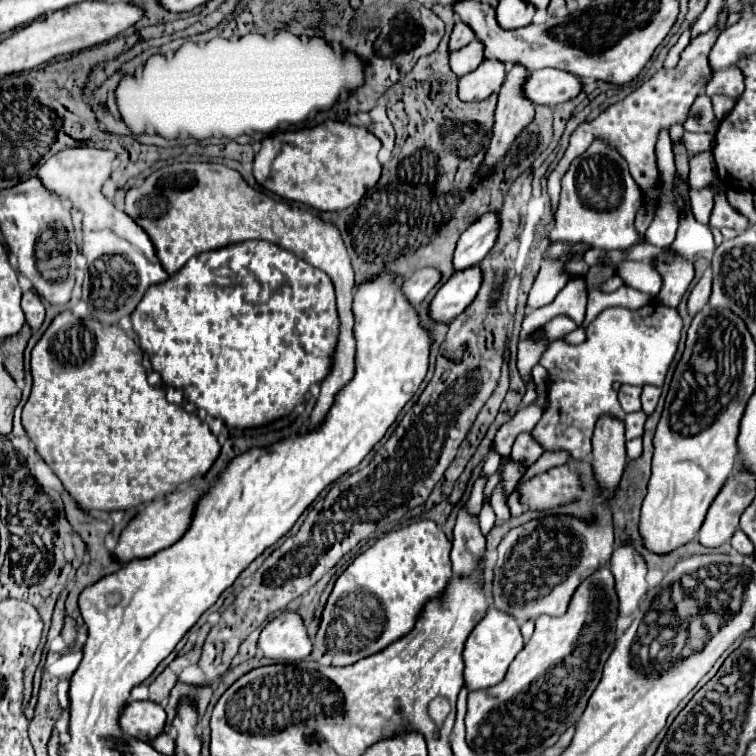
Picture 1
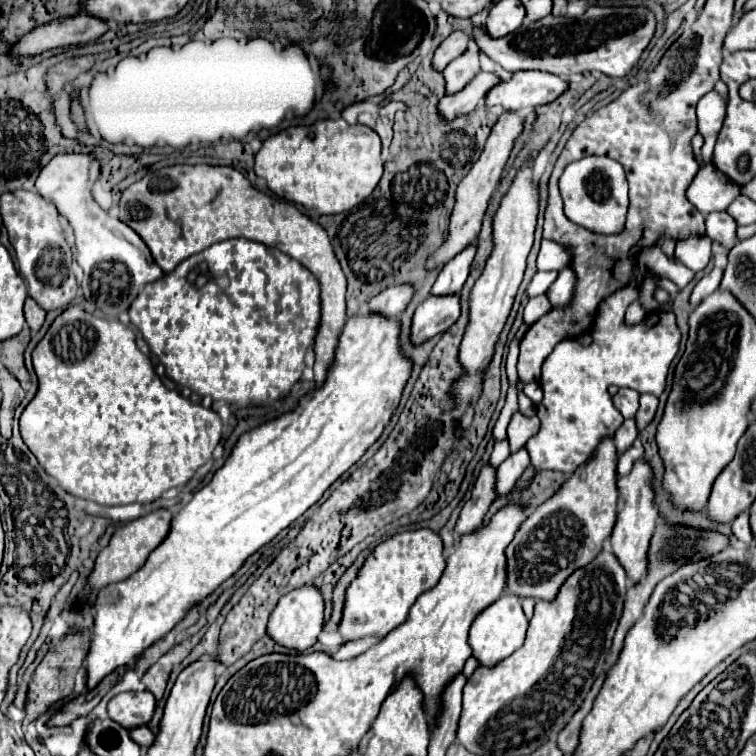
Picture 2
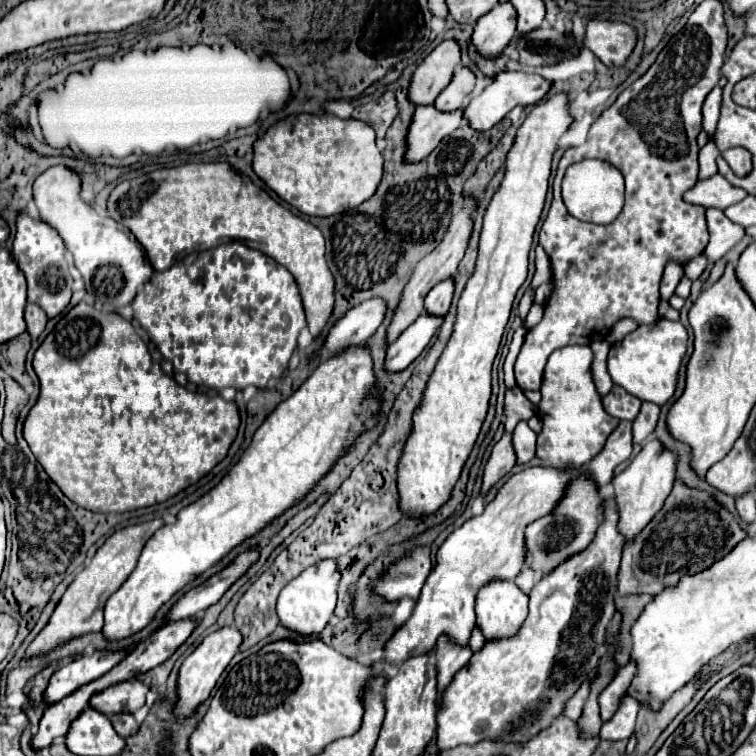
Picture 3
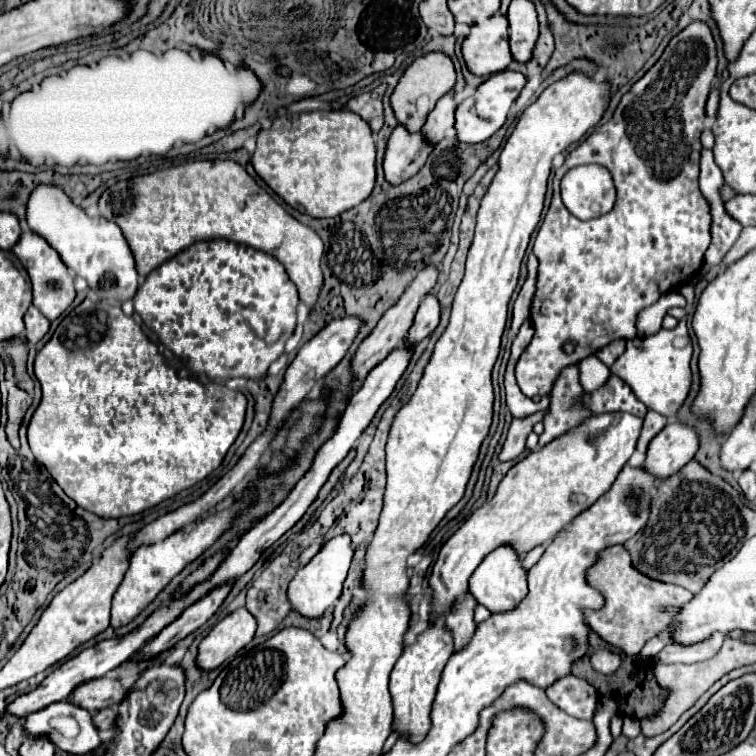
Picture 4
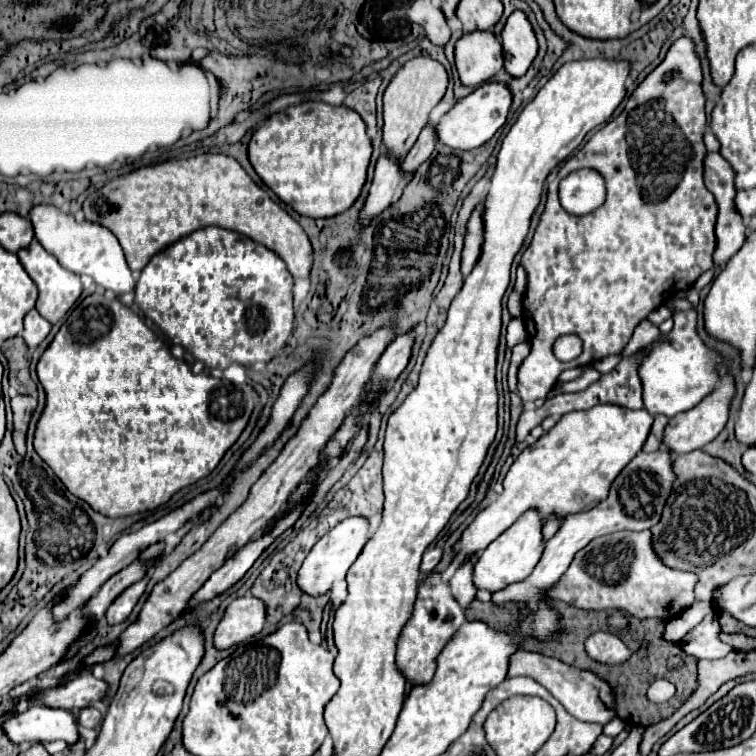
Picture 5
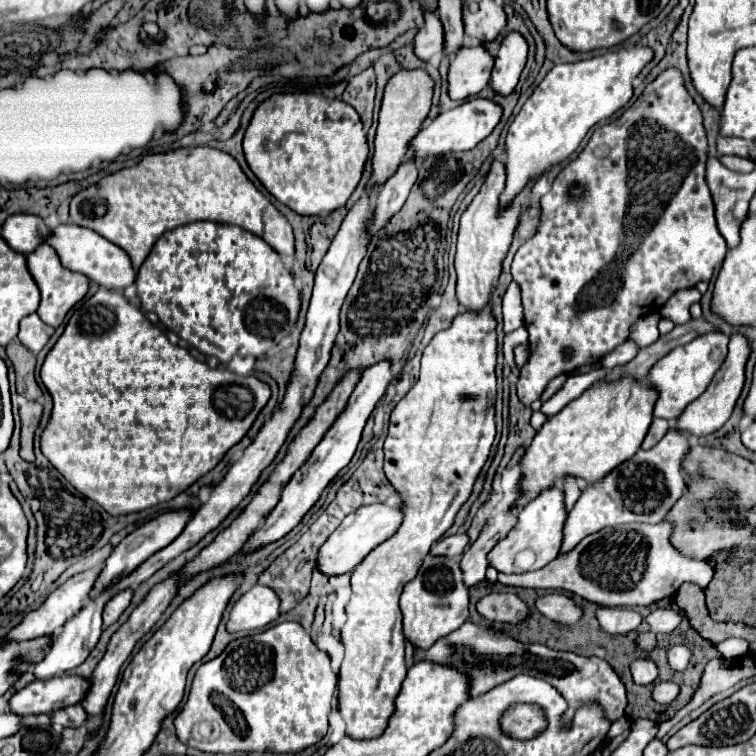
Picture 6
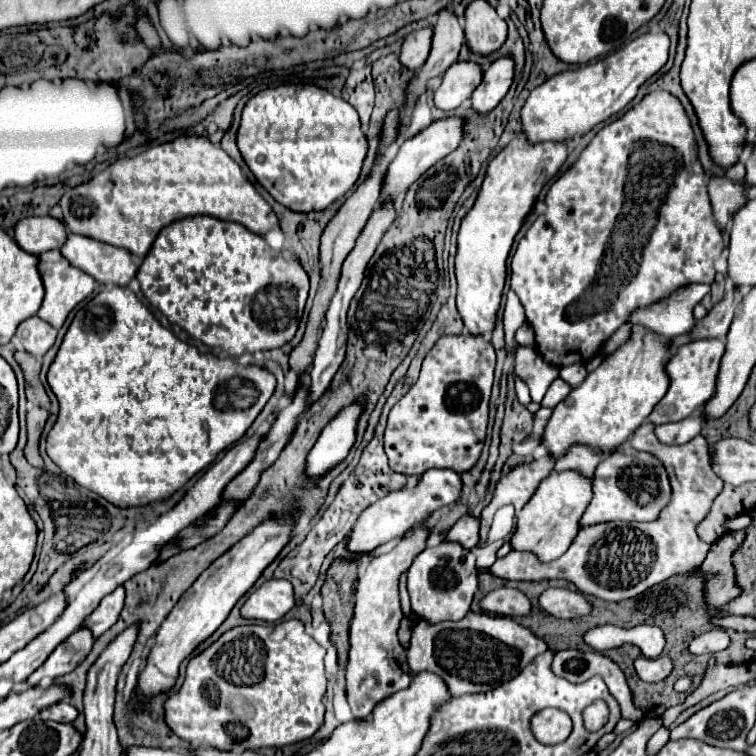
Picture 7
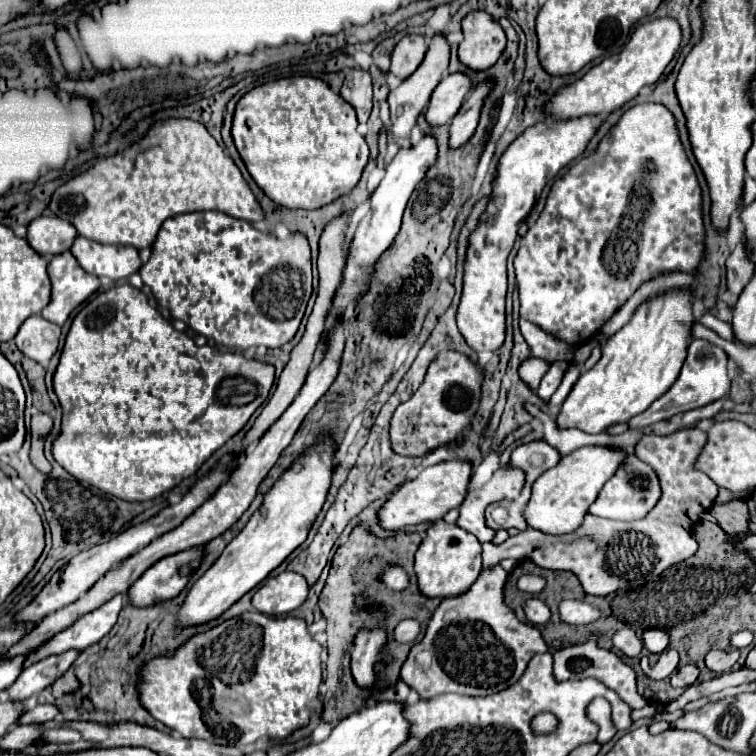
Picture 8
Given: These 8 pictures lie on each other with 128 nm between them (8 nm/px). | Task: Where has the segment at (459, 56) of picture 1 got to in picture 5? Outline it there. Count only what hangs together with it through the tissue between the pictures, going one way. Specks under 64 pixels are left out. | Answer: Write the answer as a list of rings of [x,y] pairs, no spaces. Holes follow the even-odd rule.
[[[424,128],[416,140],[416,144],[412,146],[412,150],[408,152],[408,156],[402,162],[402,172],[404,174],[414,174],[418,170],[418,166],[428,160],[428,156],[432,154],[434,146],[436,146],[436,136],[434,136],[434,128]]]

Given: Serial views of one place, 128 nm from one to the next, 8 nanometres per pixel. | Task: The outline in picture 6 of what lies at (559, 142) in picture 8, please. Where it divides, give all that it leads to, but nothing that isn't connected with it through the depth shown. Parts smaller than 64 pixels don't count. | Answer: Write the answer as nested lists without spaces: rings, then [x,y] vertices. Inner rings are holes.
[[[494,160],[490,166],[490,172],[486,174],[486,180],[472,200],[472,204],[464,210],[460,218],[460,230],[458,230],[458,248],[456,248],[456,296],[460,306],[466,310],[484,310],[490,304],[490,294],[494,288],[494,282],[502,274],[502,262],[508,254],[508,248],[512,244],[514,230],[520,220],[520,210],[524,202],[530,198],[532,188],[536,180],[530,182],[510,204],[508,208],[500,204],[500,196],[506,188],[506,166],[504,160]]]

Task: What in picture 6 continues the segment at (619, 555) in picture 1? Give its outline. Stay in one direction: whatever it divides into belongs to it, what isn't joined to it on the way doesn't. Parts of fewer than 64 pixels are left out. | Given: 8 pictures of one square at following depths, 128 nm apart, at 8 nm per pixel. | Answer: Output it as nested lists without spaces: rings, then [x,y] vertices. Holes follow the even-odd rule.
[[[738,332],[732,334],[730,344],[728,344],[728,356],[726,356],[724,364],[716,372],[708,390],[700,398],[696,398],[692,404],[688,404],[688,408],[684,410],[684,416],[680,416],[680,420],[676,422],[678,430],[688,432],[694,438],[700,438],[700,436],[708,436],[708,434],[712,434],[712,432],[716,432],[718,428],[724,426],[724,422],[730,418],[730,414],[734,410],[734,404],[736,404],[736,400],[742,392],[742,386],[744,386],[744,380],[746,380],[748,356],[750,356],[748,338],[744,334],[738,334]]]

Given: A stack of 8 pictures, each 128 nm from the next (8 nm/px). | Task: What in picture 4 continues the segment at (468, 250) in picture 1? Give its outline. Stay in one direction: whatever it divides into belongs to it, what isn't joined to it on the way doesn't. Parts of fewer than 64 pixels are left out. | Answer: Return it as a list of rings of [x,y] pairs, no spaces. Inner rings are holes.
[[[426,296],[416,312],[416,318],[414,318],[414,324],[412,328],[408,330],[408,336],[404,338],[404,346],[406,348],[412,348],[416,346],[422,338],[426,338],[428,334],[434,332],[434,328],[438,326],[438,320],[440,320],[440,304],[436,300],[436,296]]]

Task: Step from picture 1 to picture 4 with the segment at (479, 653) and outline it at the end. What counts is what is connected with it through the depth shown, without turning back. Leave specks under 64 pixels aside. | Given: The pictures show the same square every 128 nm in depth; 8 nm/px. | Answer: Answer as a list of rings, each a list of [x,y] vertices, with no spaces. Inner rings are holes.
[[[502,544],[502,546],[494,548],[468,580],[470,592],[474,594],[478,604],[484,604],[490,612],[502,612],[502,610],[514,608],[516,602],[520,602],[522,596],[528,592],[526,570],[524,570],[522,562],[524,562],[524,554],[520,554],[512,544]]]

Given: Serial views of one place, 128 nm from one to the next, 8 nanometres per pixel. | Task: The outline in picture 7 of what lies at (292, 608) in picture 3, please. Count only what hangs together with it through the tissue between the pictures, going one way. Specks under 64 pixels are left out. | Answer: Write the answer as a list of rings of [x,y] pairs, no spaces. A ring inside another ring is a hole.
[[[432,468],[432,470],[426,470],[420,476],[420,480],[418,480],[418,484],[414,488],[396,490],[396,492],[384,496],[382,500],[378,500],[376,504],[368,506],[360,514],[358,522],[350,530],[348,550],[352,554],[368,554],[368,552],[374,552],[374,548],[386,544],[394,536],[402,536],[412,526],[422,524],[424,520],[428,522],[428,518],[436,510],[442,510],[442,508],[454,504],[460,498],[460,492],[462,492],[462,478],[460,478],[460,474],[456,470],[450,470],[450,468]]]

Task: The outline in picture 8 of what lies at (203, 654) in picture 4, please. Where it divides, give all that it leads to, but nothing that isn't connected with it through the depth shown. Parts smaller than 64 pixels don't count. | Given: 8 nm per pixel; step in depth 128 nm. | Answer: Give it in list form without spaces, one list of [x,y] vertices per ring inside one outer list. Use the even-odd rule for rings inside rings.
[[[282,572],[268,578],[252,596],[252,606],[268,616],[288,614],[300,608],[308,596],[308,582],[298,572]]]

